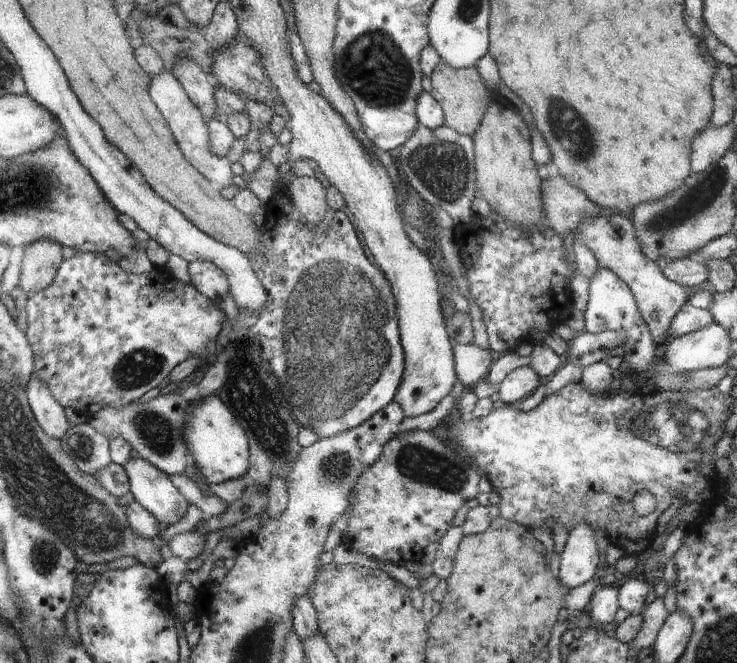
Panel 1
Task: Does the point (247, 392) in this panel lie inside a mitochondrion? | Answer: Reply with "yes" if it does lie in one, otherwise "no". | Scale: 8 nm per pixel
yes

